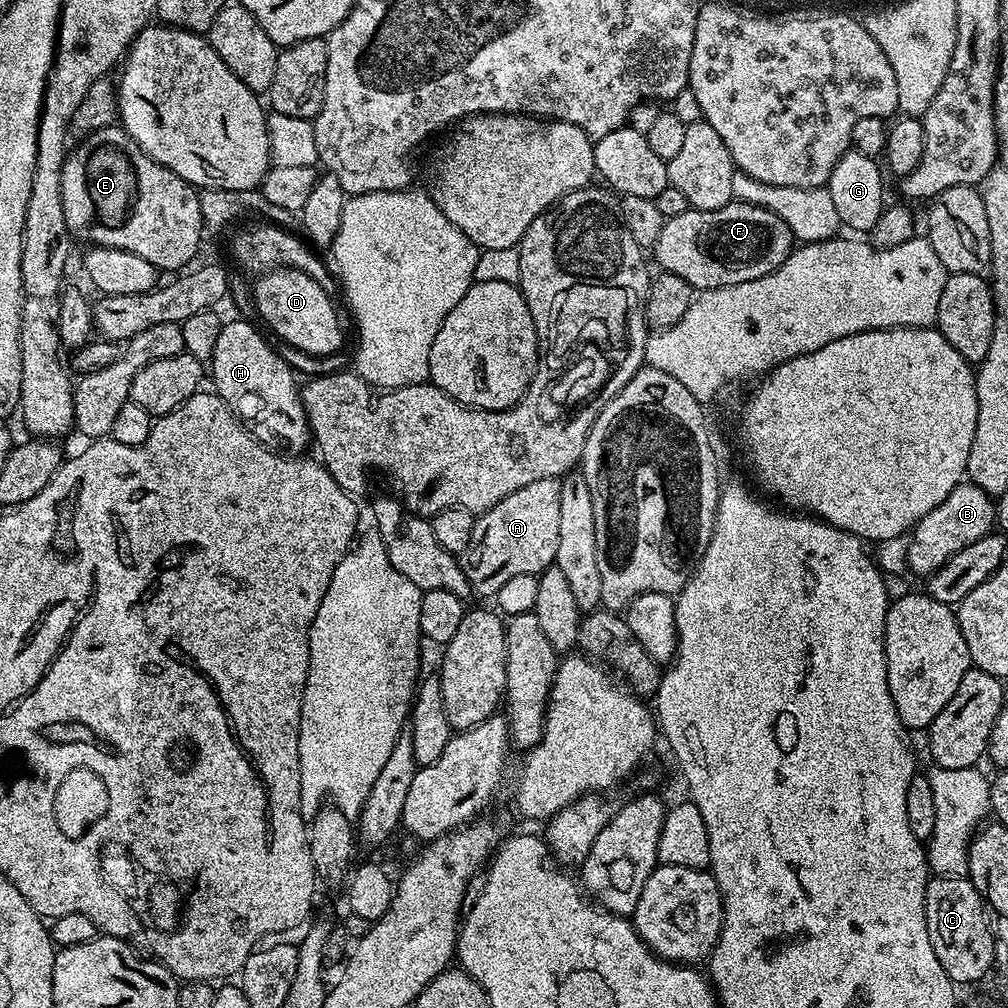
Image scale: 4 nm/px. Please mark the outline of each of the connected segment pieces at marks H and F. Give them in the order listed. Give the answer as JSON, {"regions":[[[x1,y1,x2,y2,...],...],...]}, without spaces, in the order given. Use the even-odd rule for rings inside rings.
{"regions":[[[244,320,221,323,210,361,210,380,212,376,216,395,227,402,255,440,273,450,300,454,310,444,310,429,300,401,300,388,292,377,291,366,264,341,265,333,261,332]],[[733,202,718,210,689,210,686,214,678,214,678,218,664,221,654,245,659,267,670,274,678,274,678,278,686,278,686,282,694,290,706,288,725,288,742,282,750,282,754,278,762,278,775,272,792,252,794,237,790,226,778,218,770,210,753,204]]]}

